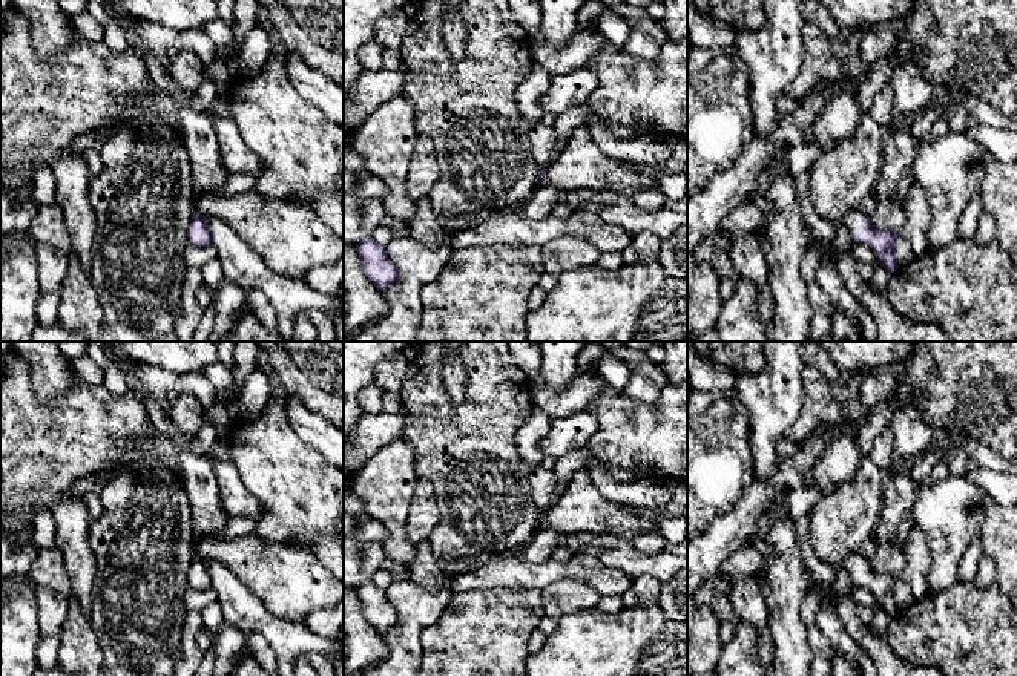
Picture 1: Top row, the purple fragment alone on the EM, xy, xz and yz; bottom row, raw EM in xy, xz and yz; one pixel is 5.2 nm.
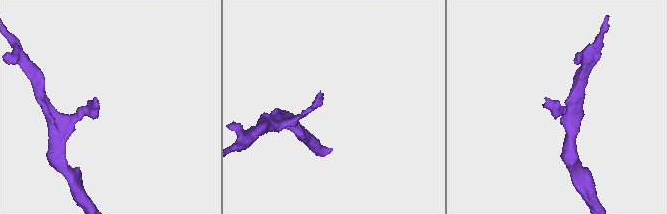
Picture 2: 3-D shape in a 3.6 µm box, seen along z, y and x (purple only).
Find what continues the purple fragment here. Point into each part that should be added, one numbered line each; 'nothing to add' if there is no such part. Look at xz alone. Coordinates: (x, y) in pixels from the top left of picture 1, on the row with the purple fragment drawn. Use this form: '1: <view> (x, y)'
nothing to add

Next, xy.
nothing to add

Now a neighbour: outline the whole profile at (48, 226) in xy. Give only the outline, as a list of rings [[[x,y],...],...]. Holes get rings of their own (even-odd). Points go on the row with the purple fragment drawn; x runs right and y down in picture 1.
[[[40,204],[28,228],[37,244],[54,245],[69,250],[71,236],[64,222],[63,210],[55,204]]]

